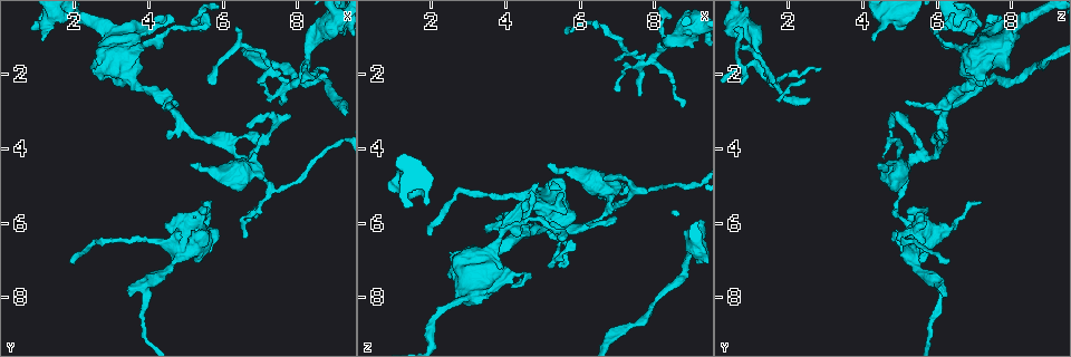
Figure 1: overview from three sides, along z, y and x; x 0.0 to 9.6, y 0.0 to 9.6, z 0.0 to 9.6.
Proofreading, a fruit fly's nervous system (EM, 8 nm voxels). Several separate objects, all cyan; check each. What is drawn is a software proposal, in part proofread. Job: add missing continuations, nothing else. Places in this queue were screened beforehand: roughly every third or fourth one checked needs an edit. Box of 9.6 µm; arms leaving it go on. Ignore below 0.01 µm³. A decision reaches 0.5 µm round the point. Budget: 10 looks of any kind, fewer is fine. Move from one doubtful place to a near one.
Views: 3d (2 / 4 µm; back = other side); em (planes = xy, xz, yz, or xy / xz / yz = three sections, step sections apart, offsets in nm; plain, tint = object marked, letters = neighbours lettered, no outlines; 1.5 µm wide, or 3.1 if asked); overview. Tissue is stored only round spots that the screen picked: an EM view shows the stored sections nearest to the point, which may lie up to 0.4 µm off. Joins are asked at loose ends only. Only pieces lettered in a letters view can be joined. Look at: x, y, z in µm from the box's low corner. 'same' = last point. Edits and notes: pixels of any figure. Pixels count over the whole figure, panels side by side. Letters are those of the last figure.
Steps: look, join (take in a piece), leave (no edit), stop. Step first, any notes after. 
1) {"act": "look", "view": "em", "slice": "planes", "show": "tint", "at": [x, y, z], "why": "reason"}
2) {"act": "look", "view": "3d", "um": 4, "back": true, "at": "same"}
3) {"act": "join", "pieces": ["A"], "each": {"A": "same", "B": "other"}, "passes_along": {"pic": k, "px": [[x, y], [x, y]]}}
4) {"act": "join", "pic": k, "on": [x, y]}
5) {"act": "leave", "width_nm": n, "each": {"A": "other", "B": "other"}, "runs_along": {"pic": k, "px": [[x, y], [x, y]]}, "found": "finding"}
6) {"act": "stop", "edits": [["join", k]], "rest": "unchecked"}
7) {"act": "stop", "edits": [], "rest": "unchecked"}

{"act": "look", "view": "em", "slice": "planes", "show": "letters", "at": [5.45, 5.40, 7.20], "why": "tapers out"}

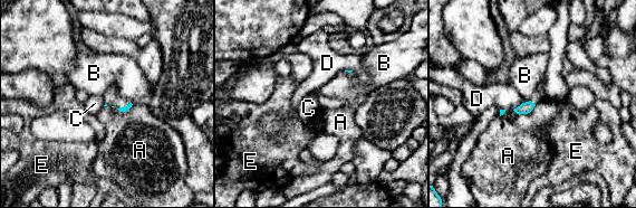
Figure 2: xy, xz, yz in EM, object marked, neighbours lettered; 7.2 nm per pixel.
{"act": "leave", "each": {"A": "other", "B": "other", "C": "other", "D": "other", "E": "other"}, "border": {"pic": 2, "px": [[536, 104], [529, 112], [518, 114]]}, "found": "none of them fits"}

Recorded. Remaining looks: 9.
{"act": "look", "view": "em", "slice": "xz", "step": 4, "show": "letters", "at": [3.50, 7.95, 6.20], "why": "an open end"}

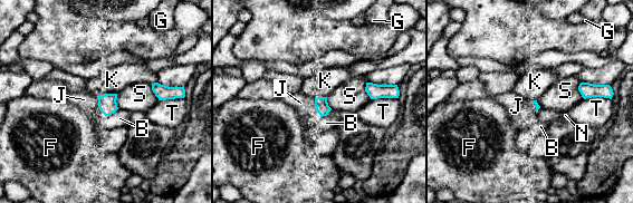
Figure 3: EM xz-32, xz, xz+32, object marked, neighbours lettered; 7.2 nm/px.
{"act": "look", "view": "em", "slice": "yz", "step": 4, "show": "letters", "at": "same", "why": "another direction"}

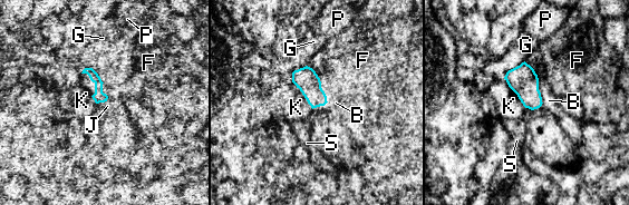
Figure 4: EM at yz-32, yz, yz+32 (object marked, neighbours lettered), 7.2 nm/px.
{"act": "join", "pieces": ["J"], "longest_contact_nm": ["K", 260], "each": {"B": "other", "F": "other", "G": "other", "J": "same", "K": "other", "P": "other", "S": "other"}, "found": "it goes on there"}

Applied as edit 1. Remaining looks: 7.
{"act": "look", "view": "em", "slice": "planes", "show": "letters", "at": [7.60, 2.65, 2.60]}

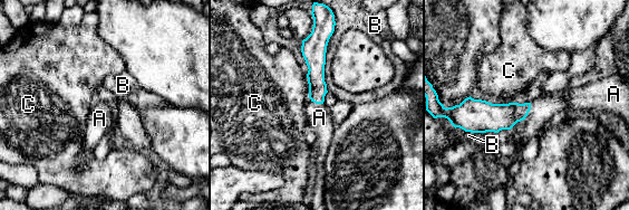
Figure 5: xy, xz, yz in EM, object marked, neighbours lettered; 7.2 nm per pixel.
{"act": "join", "pieces": ["A"], "each": {"A": "same", "B": "other", "C": "other"}, "passes_along": {"pic": 5, "px": [[490, 117], [524, 117], [542, 110]]}, "found": "it goes on there"}

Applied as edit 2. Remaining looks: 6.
{"act": "look", "view": "em", "slice": "planes", "show": "tint", "at": [3.55, 0.85, 8.05], "why": "branch stops here"}

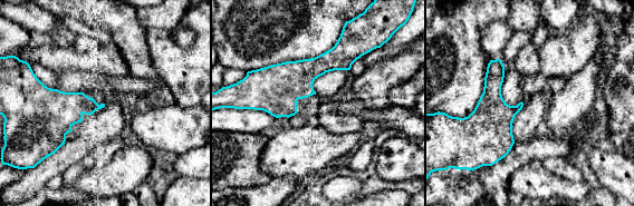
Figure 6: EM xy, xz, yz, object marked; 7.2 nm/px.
{"act": "look", "view": "em", "slice": "planes", "show": "letters", "at": "same", "why": "what lies round it"}

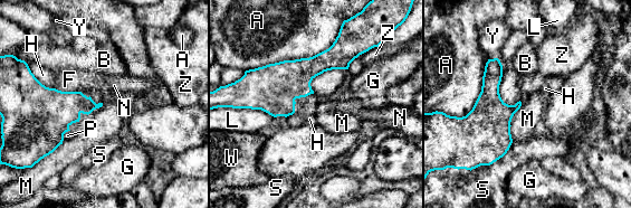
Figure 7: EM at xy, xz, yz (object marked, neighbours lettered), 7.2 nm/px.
{"act": "leave", "each": {"A": "other", "B": "other", "F": "other", "G": "other", "H": "other", "L": "other", "M": "other", "N": "other", "P": "other", "S": "other", "W": "other", "Y": "other", "Z": "other"}, "border": {"pic": 7, "px": [[522, 104], [510, 121]]}, "found": "no lettered piece goes on from it"}

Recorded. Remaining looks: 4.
{"act": "stop", "edits": [["join", 4], ["join", 5]], "rest": "unchecked"}

